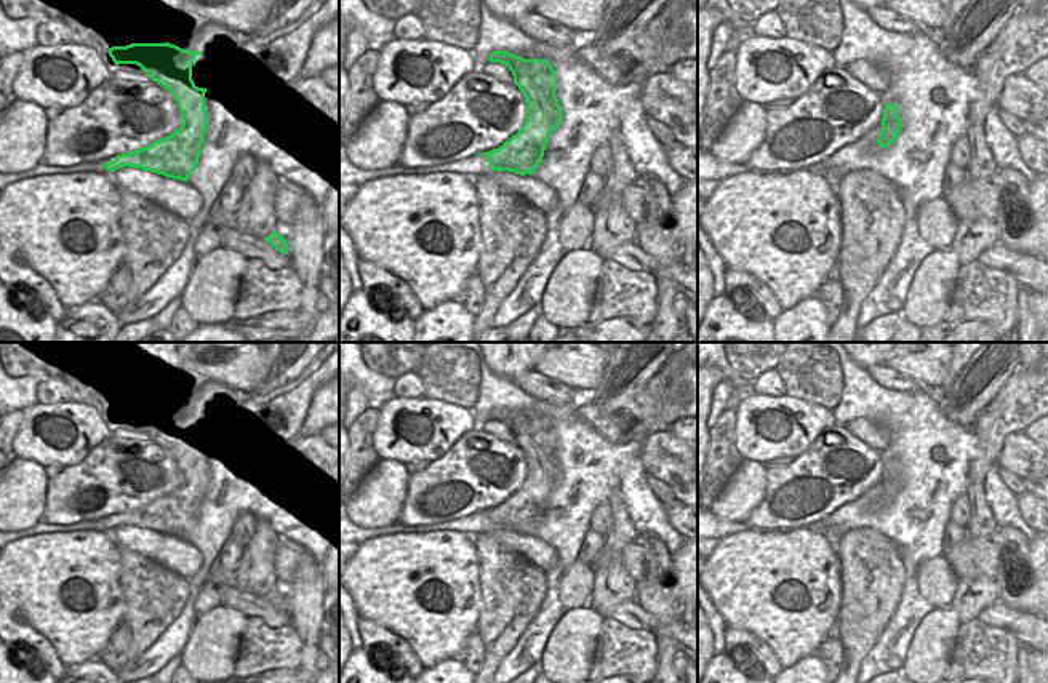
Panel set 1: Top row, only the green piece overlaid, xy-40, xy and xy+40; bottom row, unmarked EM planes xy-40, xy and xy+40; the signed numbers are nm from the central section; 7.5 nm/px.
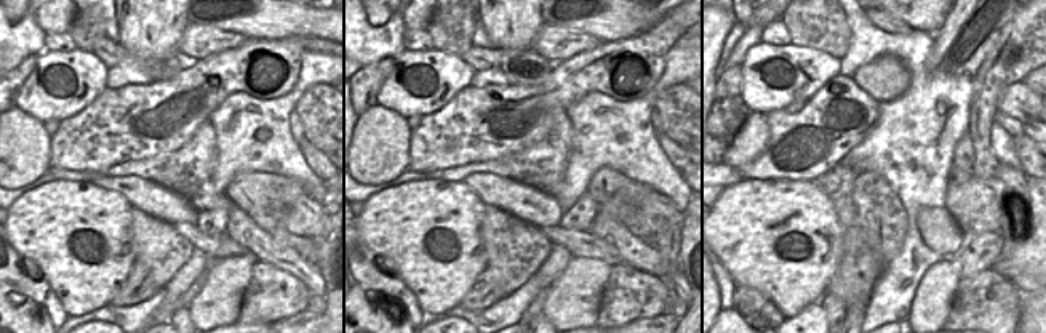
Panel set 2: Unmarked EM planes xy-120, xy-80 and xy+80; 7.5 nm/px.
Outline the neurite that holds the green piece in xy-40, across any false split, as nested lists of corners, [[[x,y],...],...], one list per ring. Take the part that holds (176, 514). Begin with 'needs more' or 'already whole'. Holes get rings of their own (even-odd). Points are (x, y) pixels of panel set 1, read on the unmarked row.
already whole; [[[166,400],[112,405],[107,411],[115,424],[136,422],[146,435],[171,449],[182,481],[173,493],[134,510],[117,513],[101,526],[115,529],[131,525],[187,541],[198,521],[206,491],[206,446],[198,446],[192,438],[194,416],[202,409],[182,408]]]

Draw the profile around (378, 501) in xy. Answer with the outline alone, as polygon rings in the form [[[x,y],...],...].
[[[379,459],[352,497],[342,504],[341,513],[362,529],[381,529],[398,523],[408,480],[405,464]]]

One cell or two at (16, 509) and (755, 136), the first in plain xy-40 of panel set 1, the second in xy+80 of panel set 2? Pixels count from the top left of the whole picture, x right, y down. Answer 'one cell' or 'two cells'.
one cell

